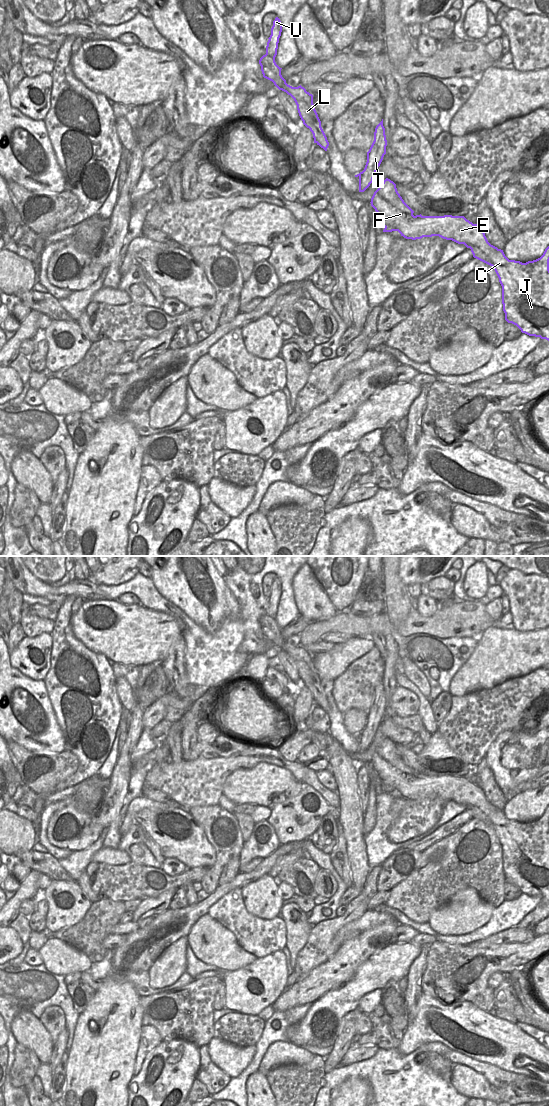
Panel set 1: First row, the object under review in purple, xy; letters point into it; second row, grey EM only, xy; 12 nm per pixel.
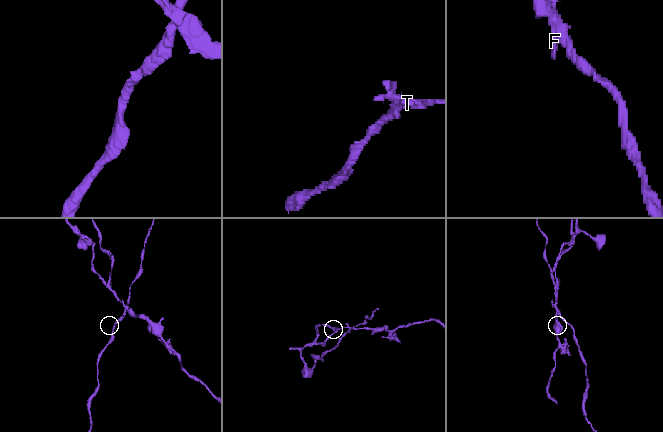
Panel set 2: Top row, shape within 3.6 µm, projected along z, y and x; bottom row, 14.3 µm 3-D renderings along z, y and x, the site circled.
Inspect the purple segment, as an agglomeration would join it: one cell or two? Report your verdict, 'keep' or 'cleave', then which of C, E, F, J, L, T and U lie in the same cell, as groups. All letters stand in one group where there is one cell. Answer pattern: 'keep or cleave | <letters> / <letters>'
cleave | C E F J L U / T

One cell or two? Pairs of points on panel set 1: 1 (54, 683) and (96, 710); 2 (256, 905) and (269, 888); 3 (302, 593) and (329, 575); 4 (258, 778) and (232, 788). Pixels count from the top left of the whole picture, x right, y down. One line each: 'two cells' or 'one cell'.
1: one cell
2: one cell
3: two cells
4: one cell

